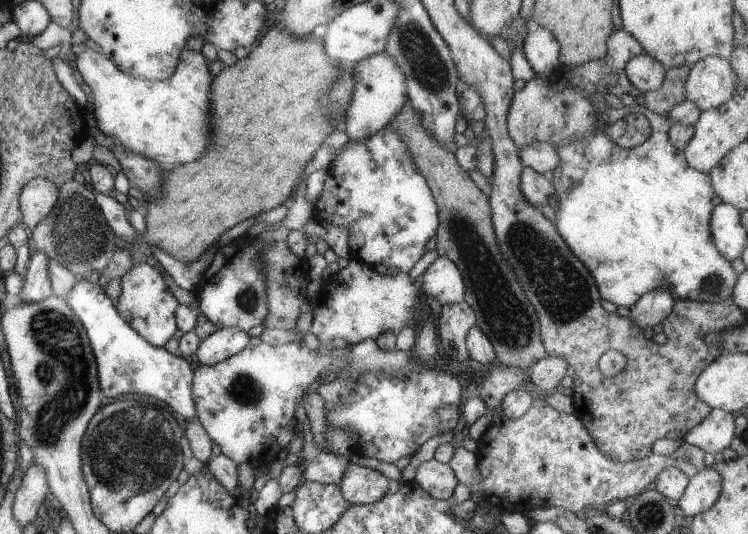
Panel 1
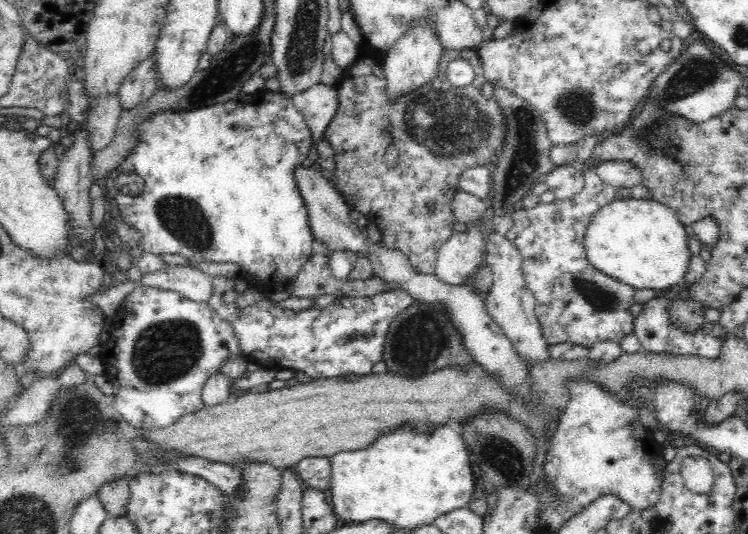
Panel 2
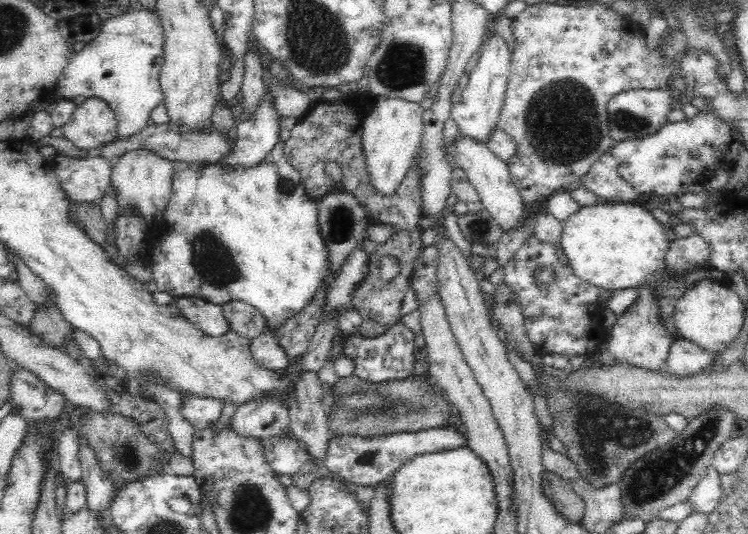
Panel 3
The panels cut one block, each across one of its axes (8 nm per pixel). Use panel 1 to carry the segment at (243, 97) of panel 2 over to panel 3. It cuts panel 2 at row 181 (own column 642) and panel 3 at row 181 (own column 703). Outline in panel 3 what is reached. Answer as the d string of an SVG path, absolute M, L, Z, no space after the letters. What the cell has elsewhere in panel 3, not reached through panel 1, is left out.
M278 141L261 166L224 171L218 164L205 170L192 166L175 170L172 198L162 224L147 233L145 263L151 266L157 290L180 297L198 297L222 305L234 300L247 302L265 318L269 332L300 314L330 276L330 255L320 233L318 201L311 199L298 170L290 167L284 145Z

